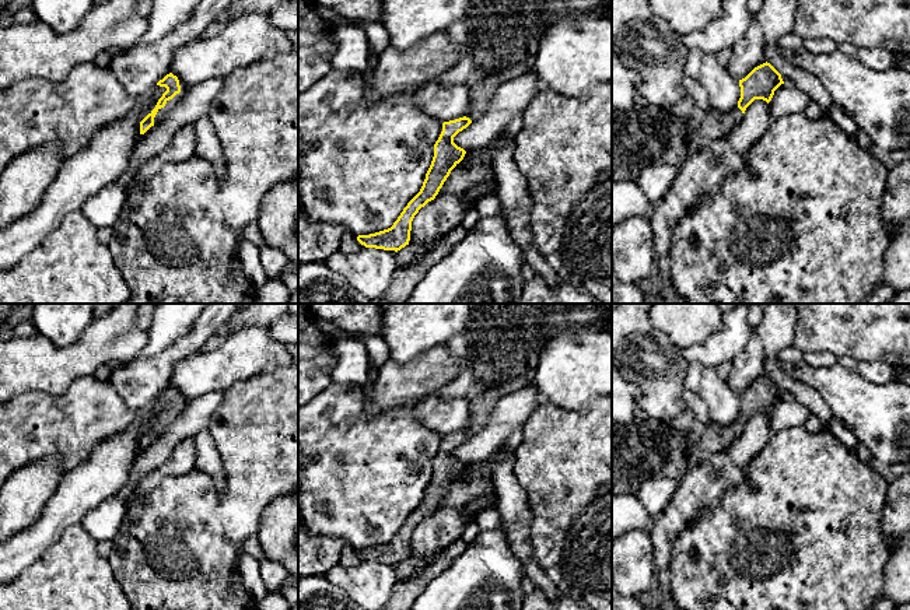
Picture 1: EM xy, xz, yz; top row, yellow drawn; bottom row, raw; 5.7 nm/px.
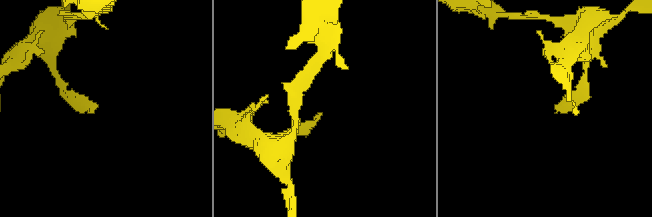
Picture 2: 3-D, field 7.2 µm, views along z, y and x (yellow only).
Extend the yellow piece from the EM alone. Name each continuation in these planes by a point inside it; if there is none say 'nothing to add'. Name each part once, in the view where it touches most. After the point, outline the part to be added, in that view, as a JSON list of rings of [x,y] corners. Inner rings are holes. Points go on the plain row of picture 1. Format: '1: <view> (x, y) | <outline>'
1: xy (161, 427) | [[[176,407],[172,413],[167,414],[165,420],[158,423],[154,431],[154,438],[141,449],[146,449],[150,444],[153,444],[154,439],[158,438],[167,430],[167,427],[175,420],[178,413],[179,413],[179,407]]]

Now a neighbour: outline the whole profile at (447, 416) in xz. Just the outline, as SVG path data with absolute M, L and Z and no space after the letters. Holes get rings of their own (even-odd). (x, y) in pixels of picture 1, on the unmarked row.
M428 396L413 409L417 421L442 437L463 431L470 423L469 397Z

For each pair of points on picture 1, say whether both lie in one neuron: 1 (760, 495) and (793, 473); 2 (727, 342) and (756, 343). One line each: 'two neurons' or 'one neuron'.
1: one neuron
2: two neurons

